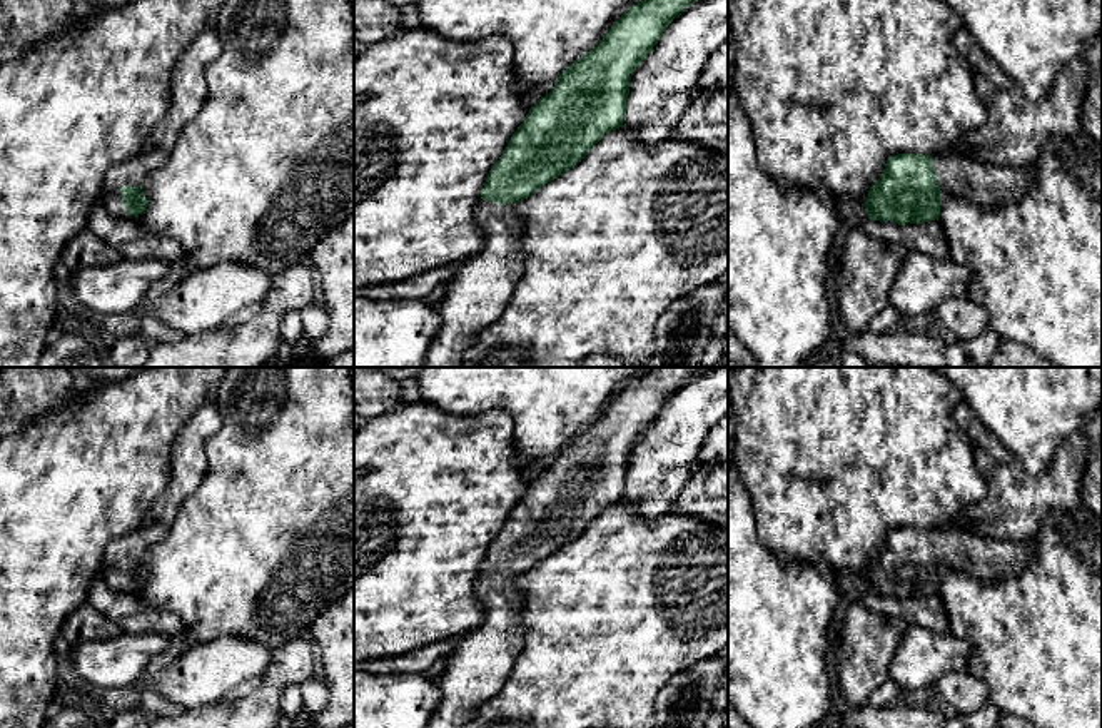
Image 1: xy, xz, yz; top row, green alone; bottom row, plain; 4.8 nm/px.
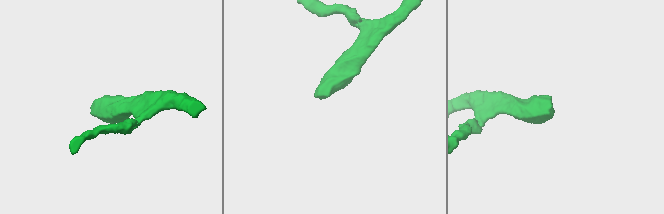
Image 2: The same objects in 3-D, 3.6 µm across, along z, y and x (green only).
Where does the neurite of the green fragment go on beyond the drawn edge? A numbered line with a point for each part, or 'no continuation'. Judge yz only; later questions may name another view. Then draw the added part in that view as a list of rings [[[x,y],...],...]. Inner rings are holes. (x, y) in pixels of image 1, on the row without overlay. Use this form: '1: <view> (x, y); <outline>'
1: yz (959, 550); [[[957,526],[933,531],[933,541],[943,569],[963,571],[983,581],[1012,578],[1035,556],[1027,539],[993,541]]]

